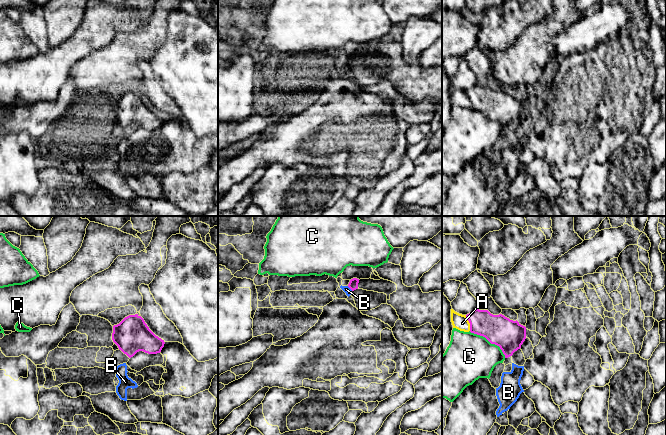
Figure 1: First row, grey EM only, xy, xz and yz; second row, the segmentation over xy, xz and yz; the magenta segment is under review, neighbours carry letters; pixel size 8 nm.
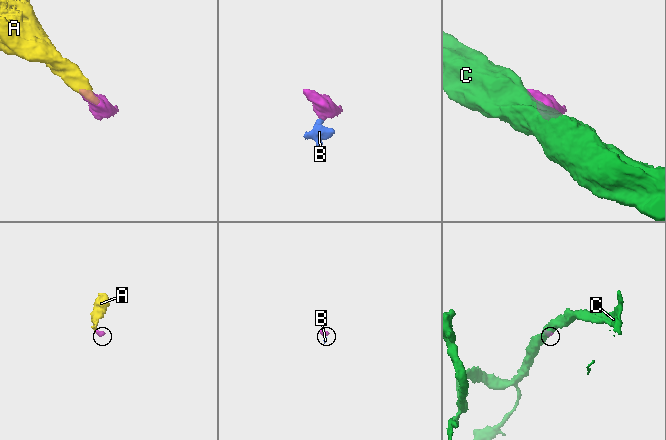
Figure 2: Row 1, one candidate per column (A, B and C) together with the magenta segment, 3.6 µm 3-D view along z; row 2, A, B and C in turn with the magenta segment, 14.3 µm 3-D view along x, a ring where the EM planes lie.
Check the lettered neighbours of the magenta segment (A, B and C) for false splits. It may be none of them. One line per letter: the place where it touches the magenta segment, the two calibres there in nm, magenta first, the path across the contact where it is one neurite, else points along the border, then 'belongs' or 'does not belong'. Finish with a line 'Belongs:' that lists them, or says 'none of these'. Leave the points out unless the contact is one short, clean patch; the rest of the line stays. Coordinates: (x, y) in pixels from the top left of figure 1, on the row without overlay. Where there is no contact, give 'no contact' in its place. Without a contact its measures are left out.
A: yz (469, 98) | 240/120 nm | across yz (497, 105), (482, 98), (469, 98), (459, 97) | belongs
B: xz (350, 64) | 80/60 nm | along xz (347, 62), (352, 66) | does not belong
C: yz (489, 117) | 240/380 nm | does not belong
Belongs: A

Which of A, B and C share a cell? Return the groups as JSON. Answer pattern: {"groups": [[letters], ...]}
{"groups": [["A"], ["B"], ["C"]]}

